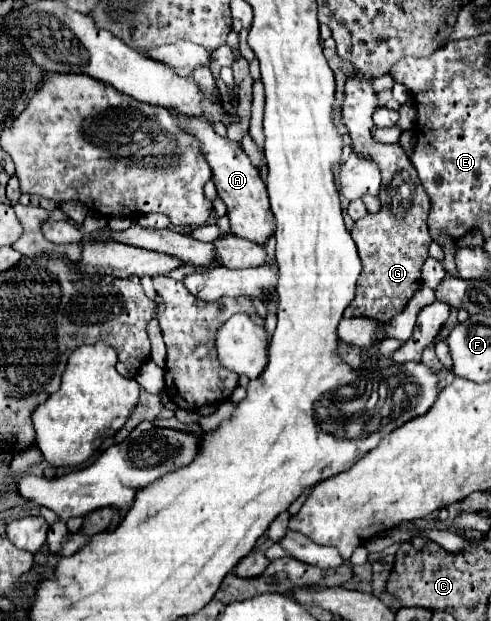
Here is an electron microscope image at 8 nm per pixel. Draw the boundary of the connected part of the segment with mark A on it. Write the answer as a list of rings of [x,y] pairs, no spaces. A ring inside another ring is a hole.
[[[174,109],[170,113],[176,117],[180,129],[200,143],[200,151],[204,153],[210,169],[212,169],[212,181],[216,185],[218,197],[226,203],[228,207],[228,219],[230,219],[230,231],[238,237],[252,239],[254,243],[266,243],[266,239],[274,233],[276,225],[272,219],[270,203],[268,203],[268,193],[266,193],[266,183],[262,181],[258,169],[252,165],[250,157],[242,151],[242,147],[228,137],[220,137],[212,123],[206,117],[186,117]]]

